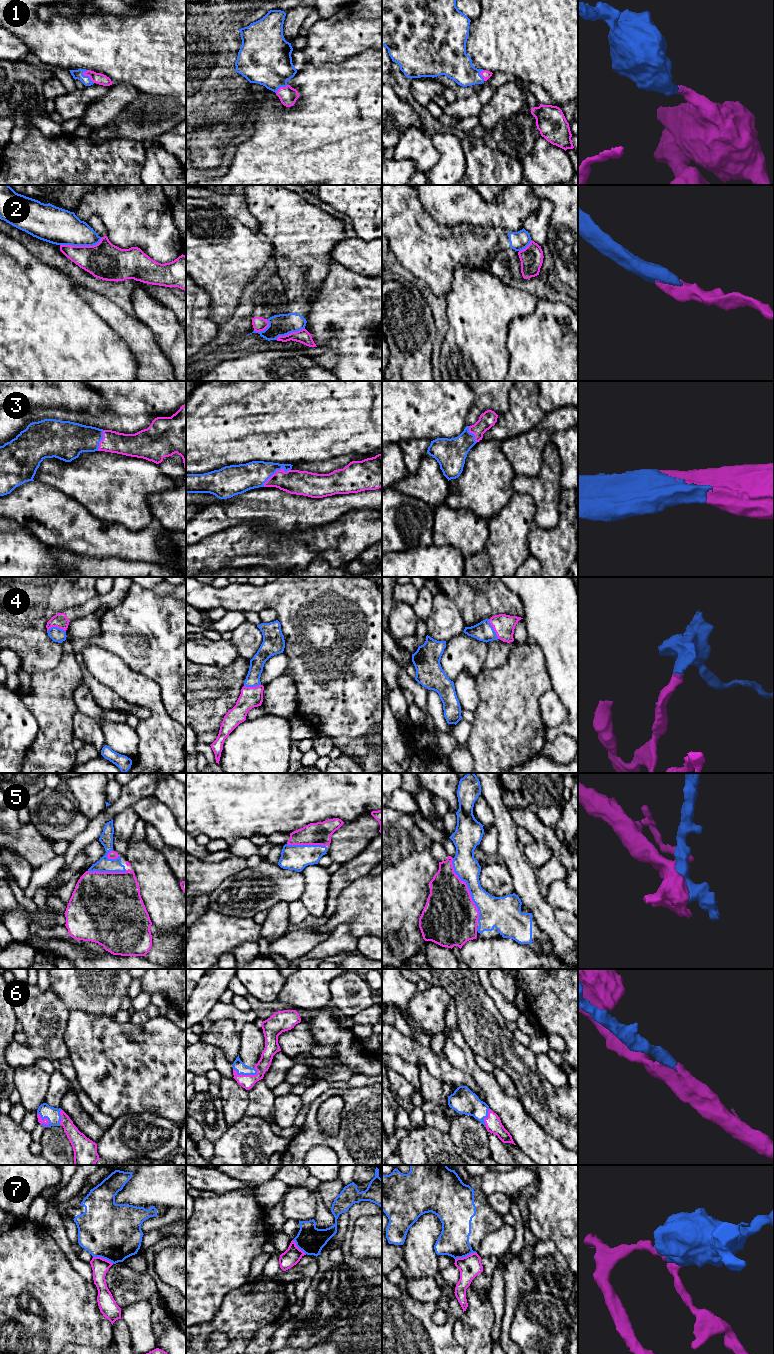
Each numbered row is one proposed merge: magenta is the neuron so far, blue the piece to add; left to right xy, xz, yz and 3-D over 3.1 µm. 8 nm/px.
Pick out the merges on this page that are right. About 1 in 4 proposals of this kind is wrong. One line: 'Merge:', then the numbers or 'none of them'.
Merge: 1, 3, 4, 5, 6

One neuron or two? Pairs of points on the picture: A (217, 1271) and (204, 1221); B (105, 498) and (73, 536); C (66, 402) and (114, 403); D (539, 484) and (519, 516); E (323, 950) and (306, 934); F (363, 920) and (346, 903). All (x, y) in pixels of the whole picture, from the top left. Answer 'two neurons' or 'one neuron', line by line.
A: one neuron
B: two neurons
C: two neurons
D: two neurons
E: two neurons
F: one neuron

